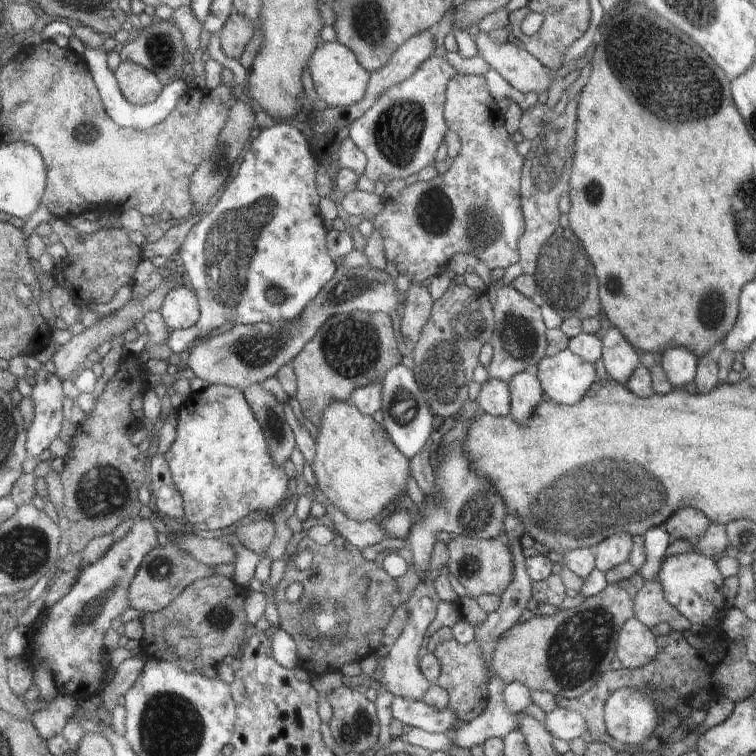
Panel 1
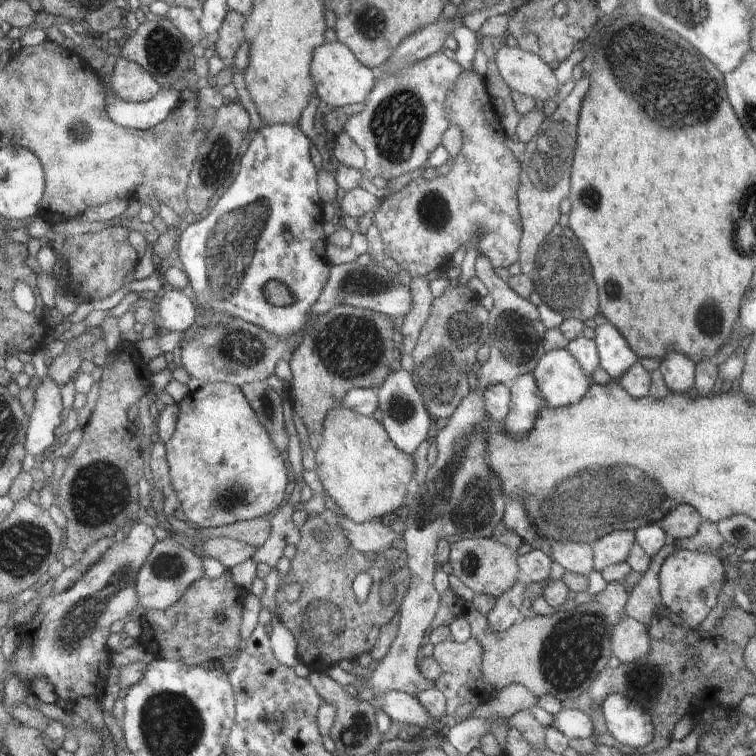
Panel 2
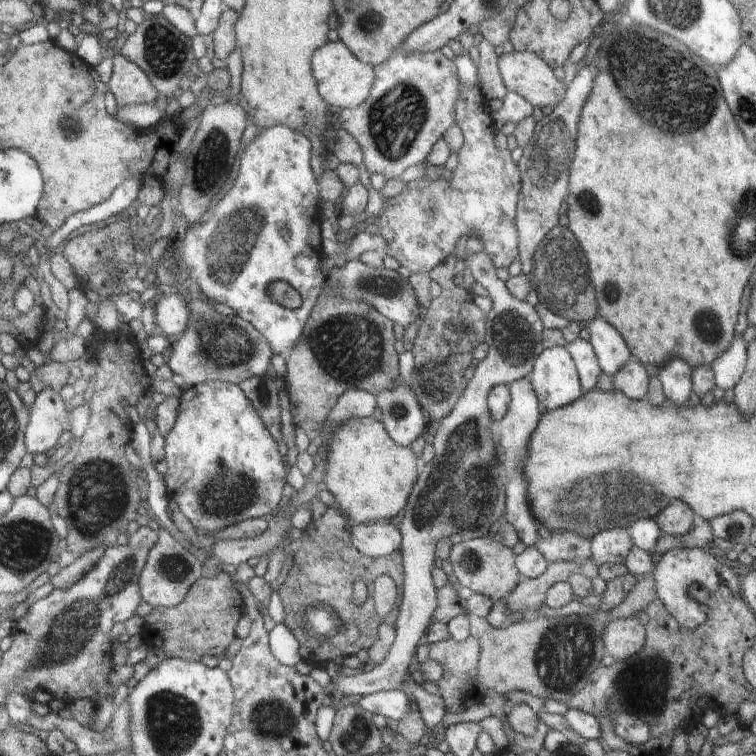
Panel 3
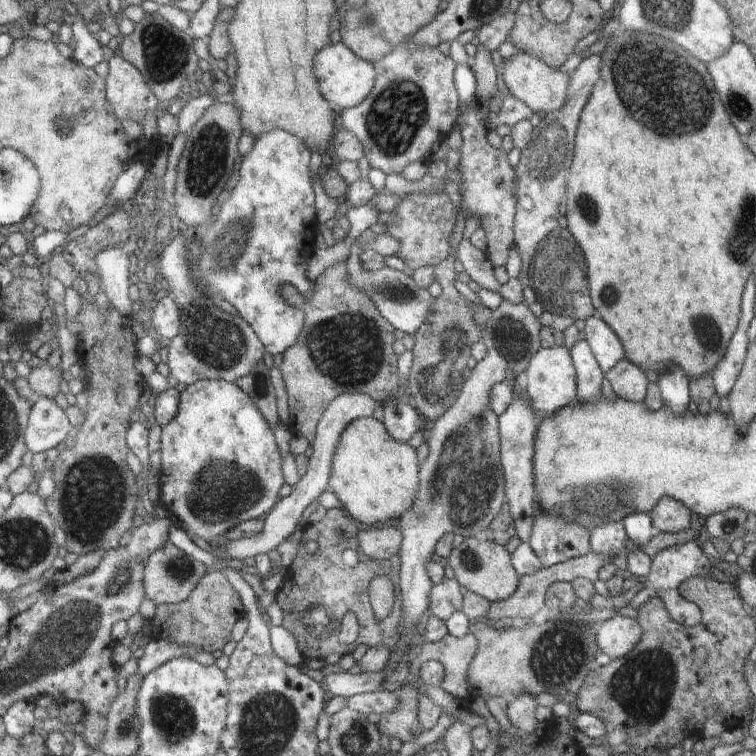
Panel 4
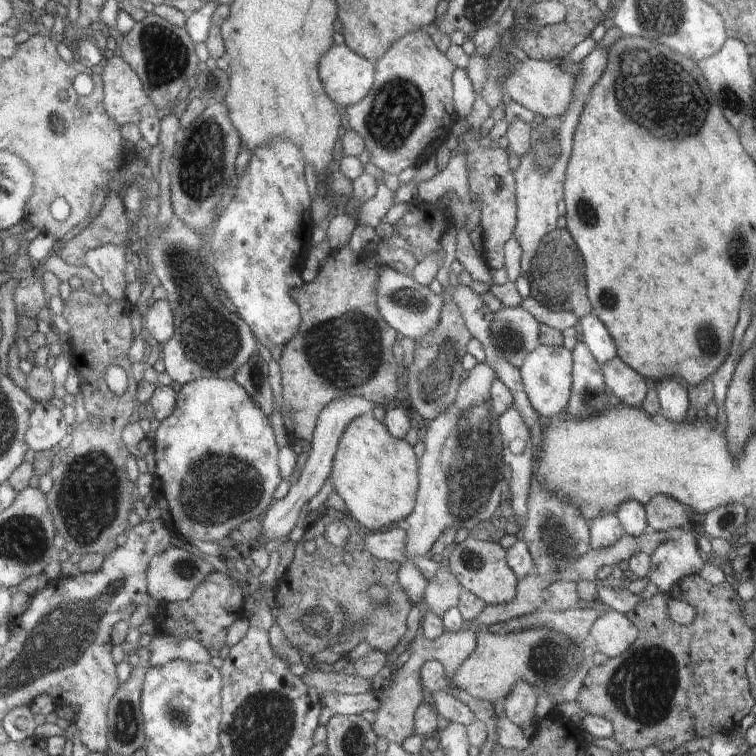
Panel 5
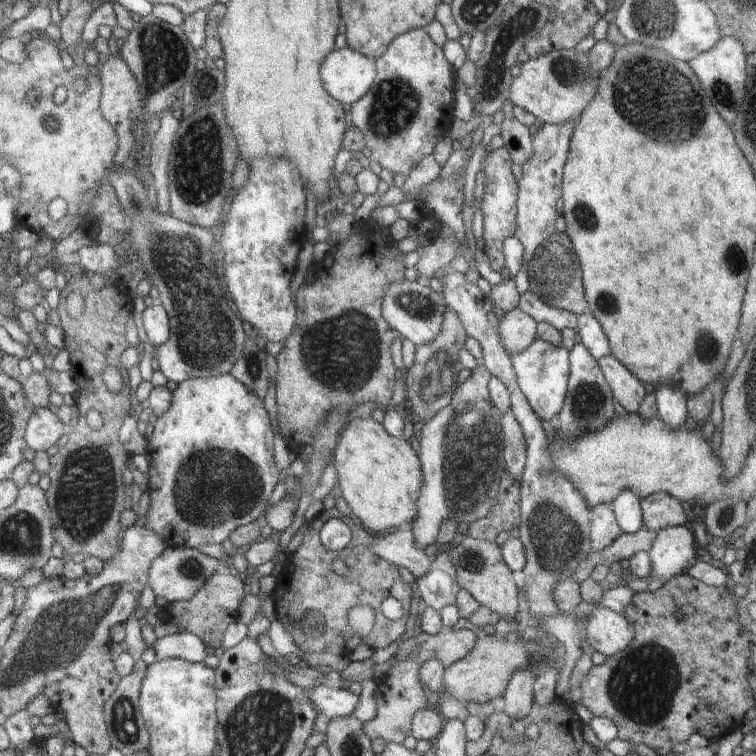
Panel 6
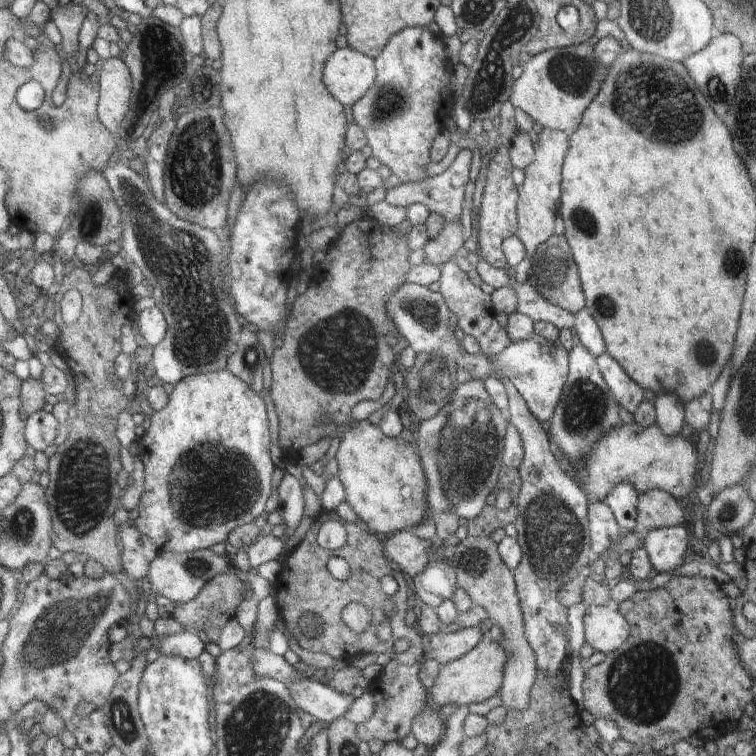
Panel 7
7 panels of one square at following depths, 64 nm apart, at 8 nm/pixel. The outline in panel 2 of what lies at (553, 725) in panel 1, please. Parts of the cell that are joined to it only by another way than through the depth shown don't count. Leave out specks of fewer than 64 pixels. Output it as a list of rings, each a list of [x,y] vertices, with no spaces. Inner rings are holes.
[[[563,708],[552,718],[552,727],[568,739],[590,739],[595,736],[592,718],[580,710]]]

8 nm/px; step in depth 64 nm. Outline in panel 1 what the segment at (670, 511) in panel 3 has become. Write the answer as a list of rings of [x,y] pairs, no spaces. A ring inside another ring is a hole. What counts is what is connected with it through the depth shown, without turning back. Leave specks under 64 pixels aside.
[[[686,507],[681,508],[676,515],[670,516],[670,520],[666,520],[661,525],[661,528],[669,536],[676,536],[678,539],[687,538],[694,541],[705,535],[710,523],[709,517],[704,512],[697,508]]]

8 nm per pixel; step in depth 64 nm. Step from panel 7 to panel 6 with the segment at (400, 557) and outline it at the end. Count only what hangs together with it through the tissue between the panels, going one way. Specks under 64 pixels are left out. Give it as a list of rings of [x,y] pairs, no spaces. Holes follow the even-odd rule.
[[[409,526],[374,536],[370,550],[384,561],[410,570],[416,578],[425,576],[434,567],[424,549],[416,546],[414,534]]]

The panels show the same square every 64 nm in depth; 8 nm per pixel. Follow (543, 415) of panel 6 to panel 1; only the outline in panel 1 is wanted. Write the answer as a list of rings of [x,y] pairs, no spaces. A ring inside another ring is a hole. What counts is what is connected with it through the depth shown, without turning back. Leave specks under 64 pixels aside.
[[[570,349],[541,358],[541,362],[537,364],[535,371],[537,377],[540,378],[545,399],[562,406],[580,403],[589,393],[589,389],[598,382],[595,365],[582,360],[581,356],[574,354]]]

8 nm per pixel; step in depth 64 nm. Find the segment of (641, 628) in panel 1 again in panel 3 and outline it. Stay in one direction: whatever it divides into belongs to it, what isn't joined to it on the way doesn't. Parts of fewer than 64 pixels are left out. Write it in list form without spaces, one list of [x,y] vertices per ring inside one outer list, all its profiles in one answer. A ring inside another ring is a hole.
[[[635,617],[614,619],[606,624],[601,641],[608,655],[616,661],[630,659],[645,647],[645,626]]]

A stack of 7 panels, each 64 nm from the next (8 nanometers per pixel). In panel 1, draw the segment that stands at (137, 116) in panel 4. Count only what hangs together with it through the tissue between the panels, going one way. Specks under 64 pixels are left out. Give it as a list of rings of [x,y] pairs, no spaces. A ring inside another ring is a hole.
[[[121,61],[113,74],[122,96],[131,104],[154,102],[164,90],[156,75],[139,64]]]

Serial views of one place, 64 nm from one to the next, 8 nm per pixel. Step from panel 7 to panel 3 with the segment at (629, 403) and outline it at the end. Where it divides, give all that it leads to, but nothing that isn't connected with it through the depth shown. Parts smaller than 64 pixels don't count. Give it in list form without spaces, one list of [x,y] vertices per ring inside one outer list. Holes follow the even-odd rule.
[[[631,360],[612,376],[614,388],[630,400],[642,400],[649,393],[649,376],[640,362]]]

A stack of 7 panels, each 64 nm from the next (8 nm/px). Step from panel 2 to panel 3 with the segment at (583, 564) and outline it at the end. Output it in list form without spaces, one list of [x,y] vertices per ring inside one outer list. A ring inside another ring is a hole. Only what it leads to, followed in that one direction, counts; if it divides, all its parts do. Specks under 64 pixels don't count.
[[[539,530],[538,541],[534,548],[544,556],[548,563],[586,562],[592,556],[592,541],[574,532],[550,532]]]

